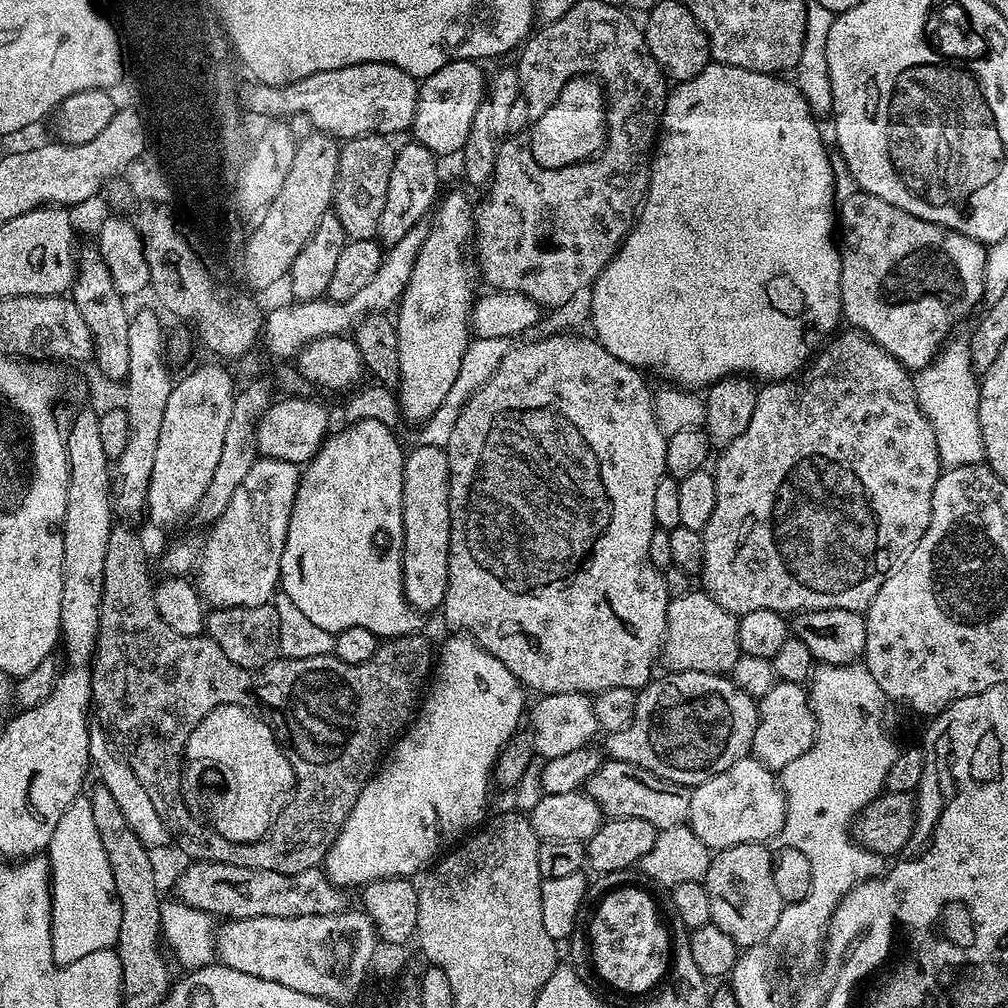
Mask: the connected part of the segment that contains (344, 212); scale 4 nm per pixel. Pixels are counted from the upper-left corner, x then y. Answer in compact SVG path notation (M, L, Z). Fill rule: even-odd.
M375 134L343 141L340 149L340 161L336 167L336 189L332 192L332 208L334 209L334 215L340 219L340 224L344 228L344 235L348 240L371 240L376 236L378 218L382 218L382 206L386 206L386 186L390 184L390 170L394 170L394 158L396 157L397 145L395 143L391 144L390 141L391 139L388 136L377 136Z

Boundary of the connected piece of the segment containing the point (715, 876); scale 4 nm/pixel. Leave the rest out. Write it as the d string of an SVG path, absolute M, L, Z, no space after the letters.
M739 844L729 848L721 848L715 853L702 883L706 886L706 895L710 898L710 914L712 923L718 926L741 949L747 950L771 941L774 926L778 926L778 918L782 914L786 901L780 896L776 885L776 870L773 853L767 852L764 844Z

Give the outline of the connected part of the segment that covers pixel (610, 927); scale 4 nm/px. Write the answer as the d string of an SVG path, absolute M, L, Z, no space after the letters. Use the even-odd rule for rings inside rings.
M621 886L605 891L599 897L598 903L600 905L596 908L596 913L592 916L592 924L587 925L588 939L590 941L590 964L596 967L596 972L613 988L616 992L625 992L628 996L640 996L643 992L651 993L660 987L665 976L668 974L669 965L672 962L672 933L669 925L666 923L665 917L662 915L657 897L652 897L650 893L643 892L640 888L628 888L629 886Z

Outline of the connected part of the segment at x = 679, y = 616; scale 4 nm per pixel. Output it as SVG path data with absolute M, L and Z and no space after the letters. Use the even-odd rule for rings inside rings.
M703 590L674 596L668 602L668 635L664 638L662 664L668 672L731 673L741 656L738 619Z

